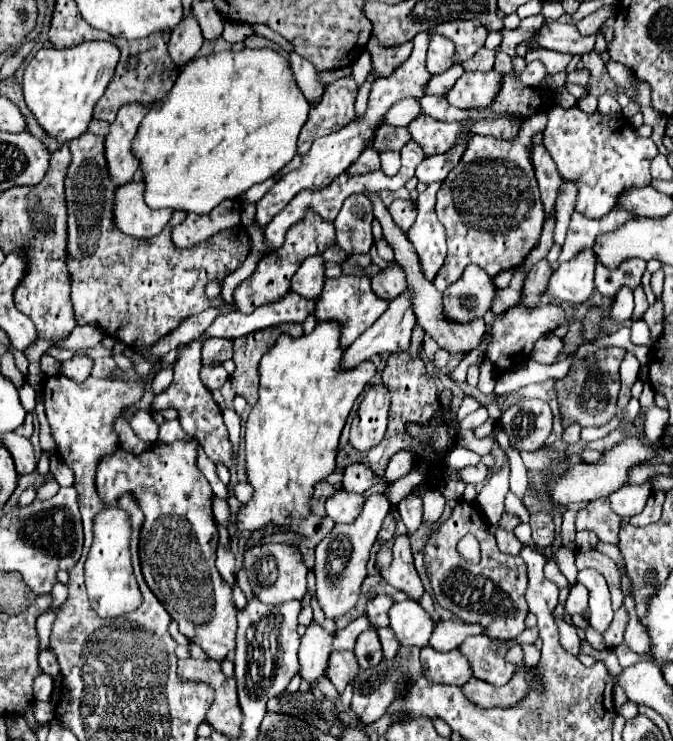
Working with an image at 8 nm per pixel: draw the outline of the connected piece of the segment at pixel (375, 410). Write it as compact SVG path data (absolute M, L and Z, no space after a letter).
M382 381L372 383L368 391L364 391L360 407L352 419L350 443L356 449L364 451L378 445L378 441L386 433L388 409L390 409L390 391Z

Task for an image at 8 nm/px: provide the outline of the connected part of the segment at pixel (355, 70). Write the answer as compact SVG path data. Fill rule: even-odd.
M364 51L352 65L352 77L356 81L358 87L362 87L362 83L366 81L366 77L370 75L370 69L372 69L372 63L370 63L370 53Z

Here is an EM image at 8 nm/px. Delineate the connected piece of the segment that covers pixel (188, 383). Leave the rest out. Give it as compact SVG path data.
M196 339L186 343L186 349L180 353L180 359L176 359L176 365L174 365L174 381L172 381L168 391L164 391L162 395L156 395L152 399L152 411L176 409L182 429L188 435L196 437L196 441L204 447L206 455L214 463L220 461L220 463L230 465L230 461L232 461L232 445L230 445L230 439L228 439L228 429L226 429L226 425L222 421L222 413L220 413L218 405L212 399L212 393L204 387L204 383L198 377L200 349L202 349L202 343L196 341Z

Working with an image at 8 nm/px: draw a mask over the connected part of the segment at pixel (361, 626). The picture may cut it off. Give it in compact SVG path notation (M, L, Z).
M362 615L360 619L352 621L346 629L342 629L342 631L338 631L338 633L334 635L334 649L336 649L336 651L342 651L342 649L352 651L356 643L356 637L358 637L366 627L368 627L368 621L364 621L364 615Z

